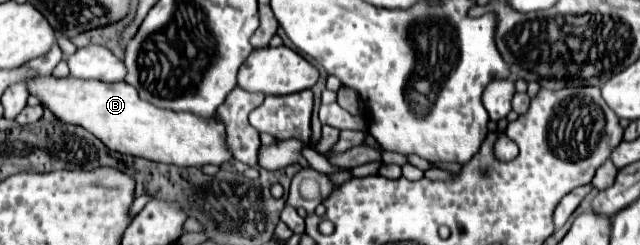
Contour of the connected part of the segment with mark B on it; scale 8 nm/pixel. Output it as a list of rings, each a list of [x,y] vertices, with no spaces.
[[[50,74],[30,78],[26,86],[60,122],[82,126],[114,152],[174,166],[204,166],[230,160],[226,144],[222,144],[222,124],[214,124],[212,118],[156,108],[144,102],[126,82],[106,84],[98,80],[78,80],[74,76],[56,78]]]

